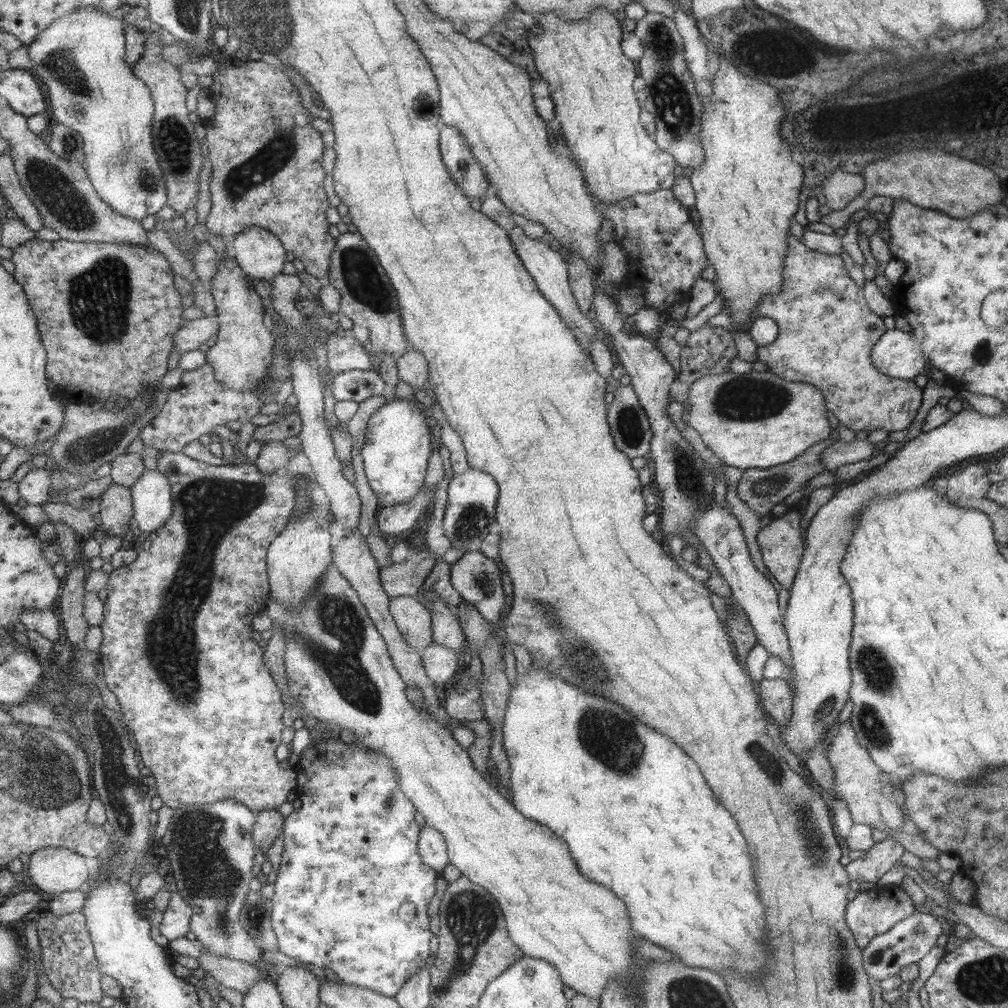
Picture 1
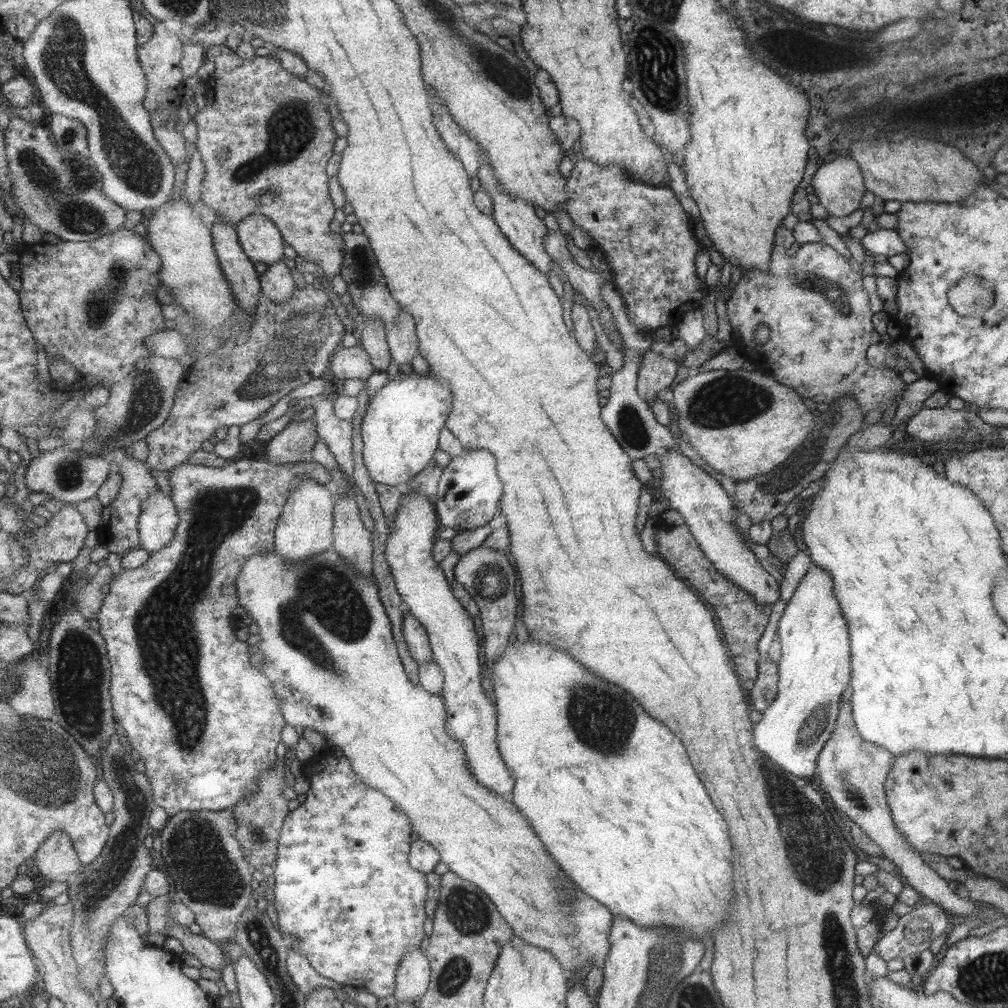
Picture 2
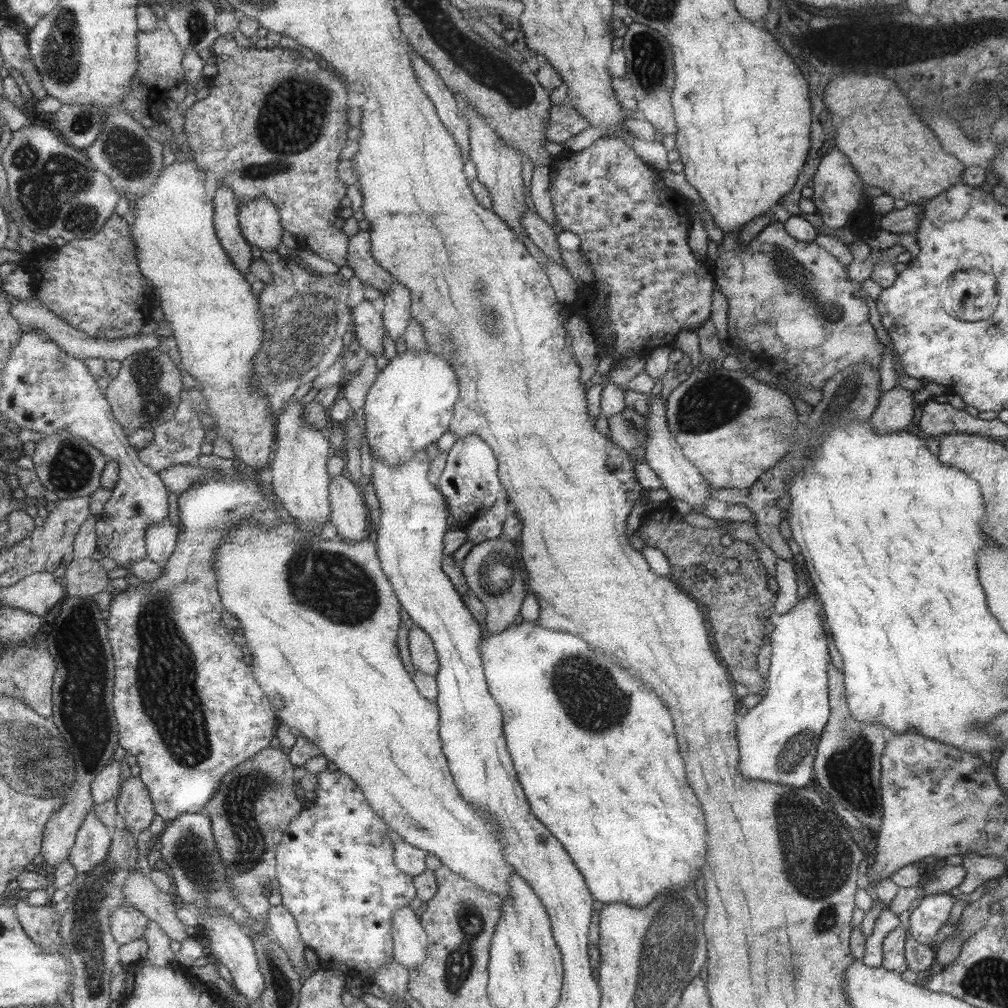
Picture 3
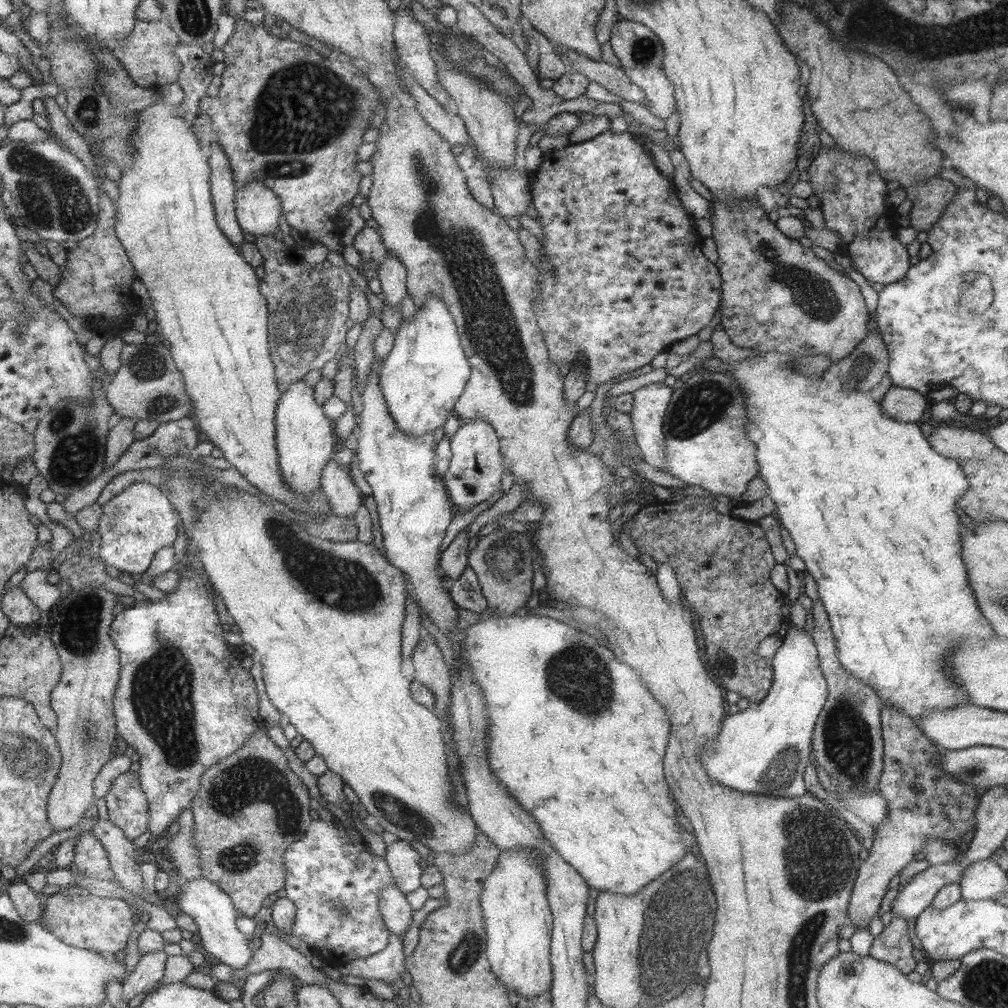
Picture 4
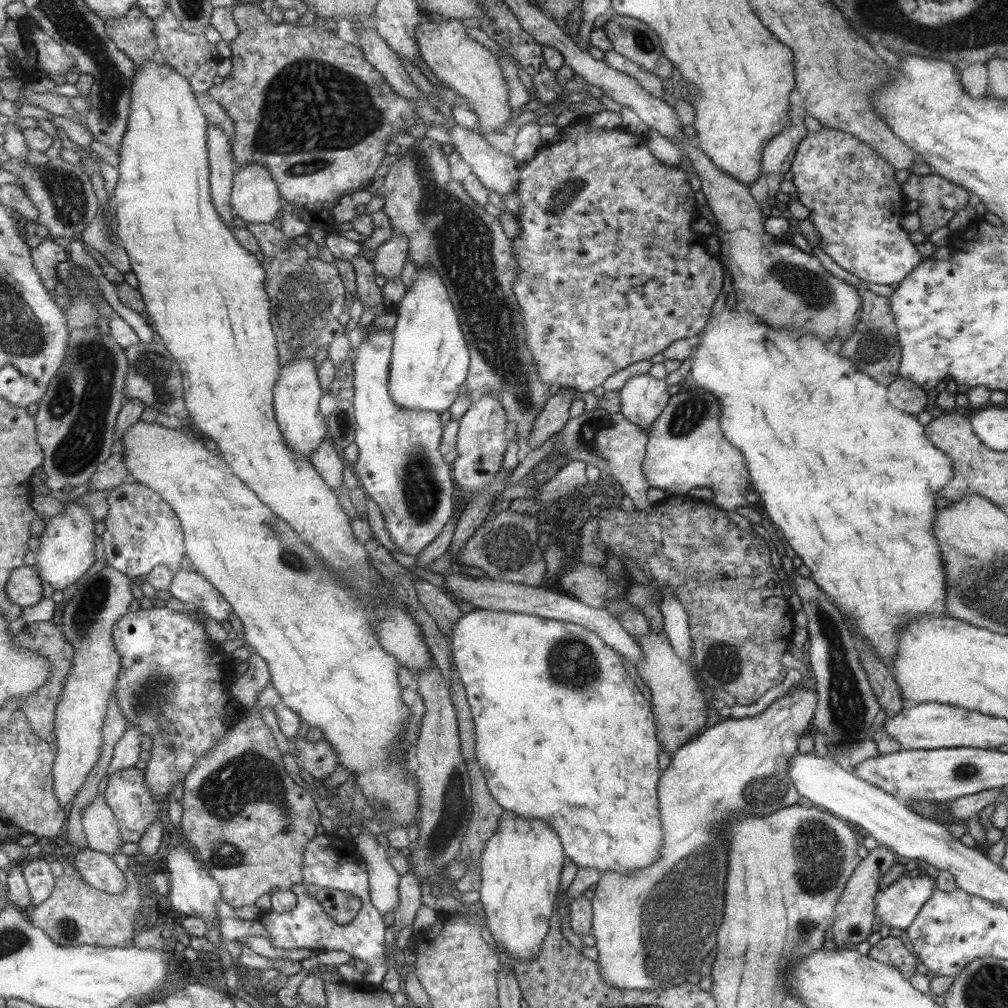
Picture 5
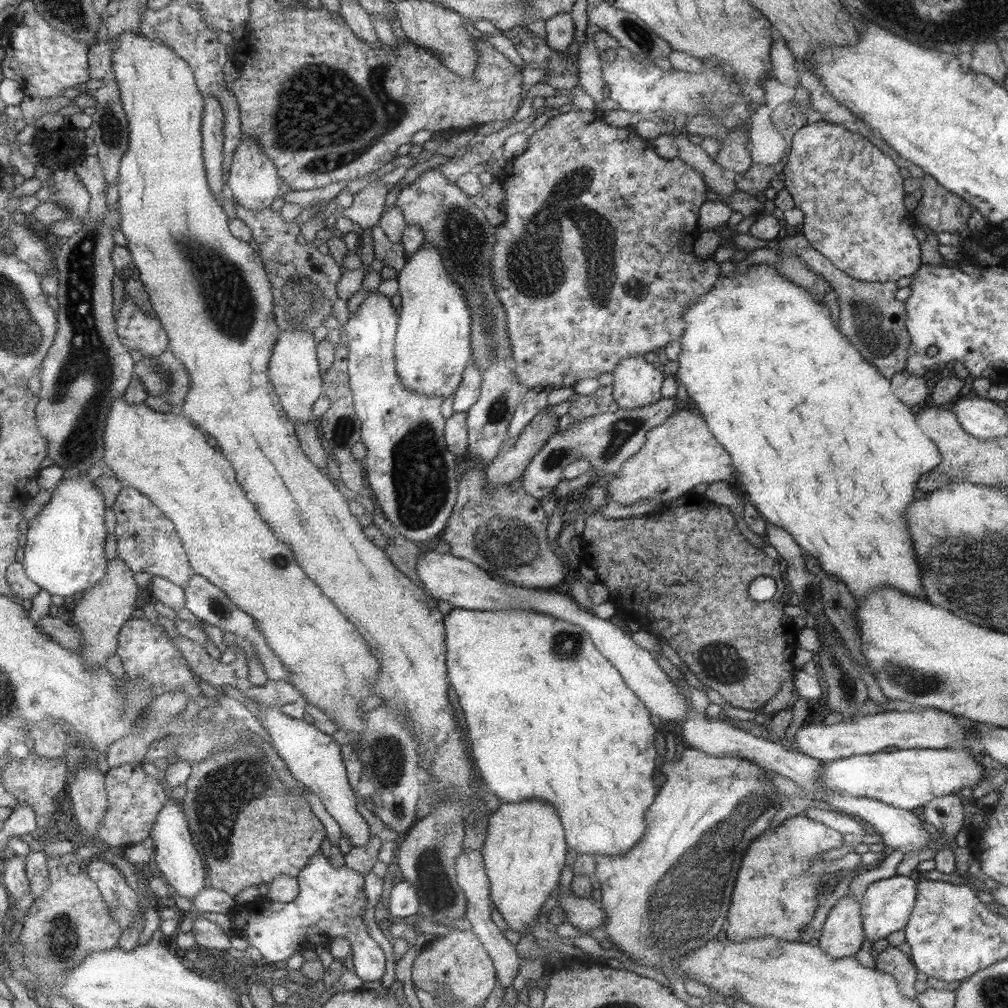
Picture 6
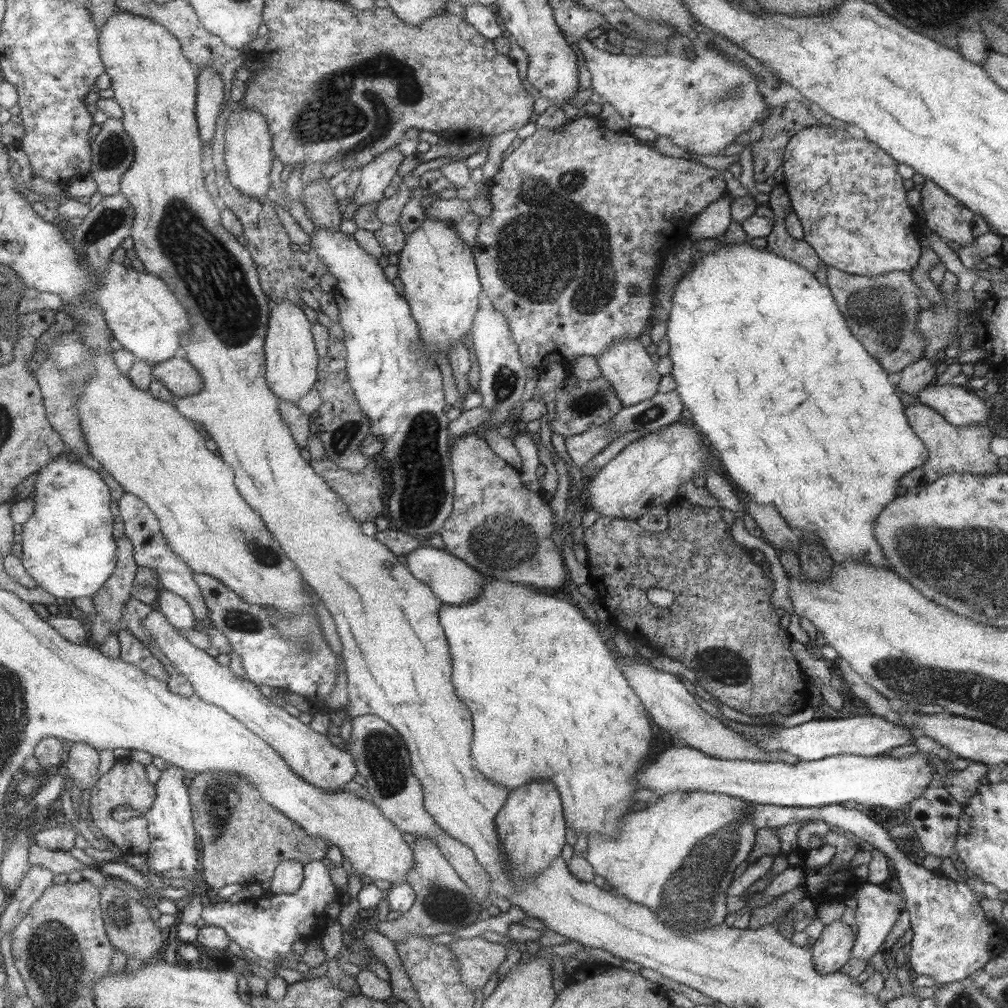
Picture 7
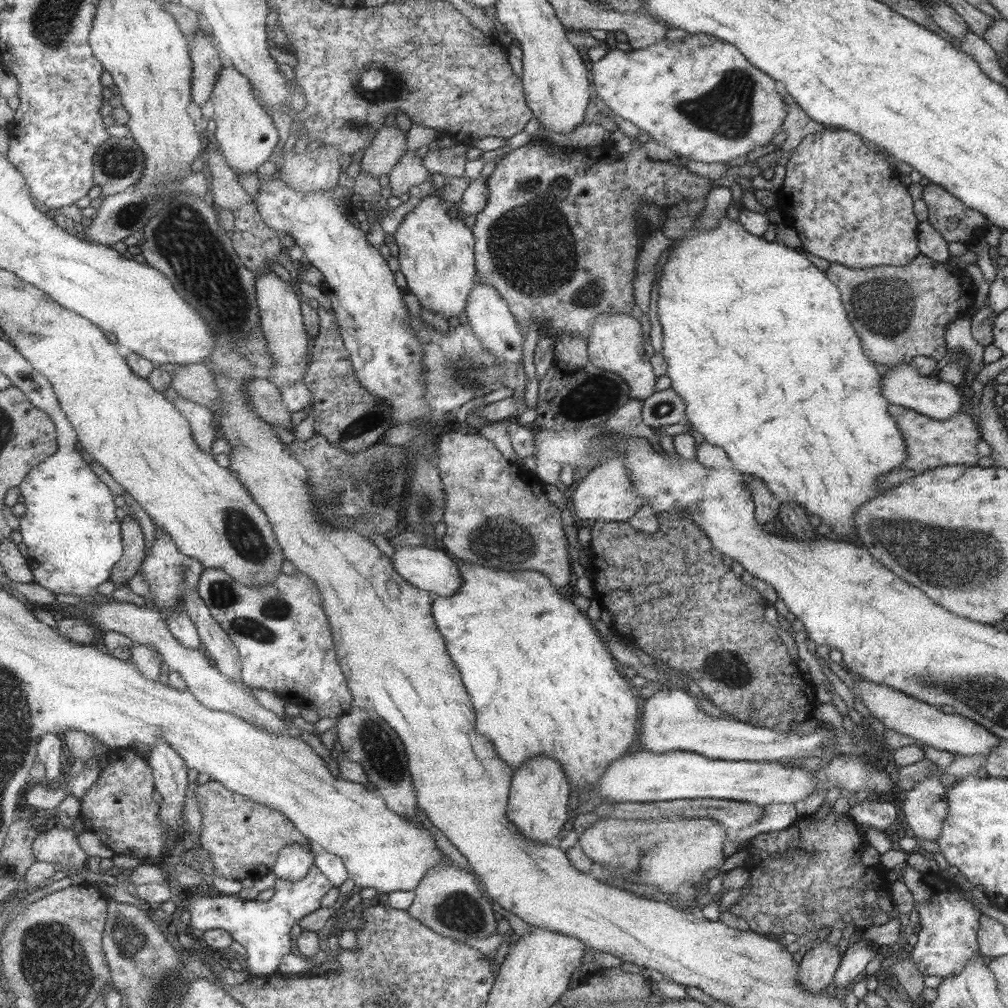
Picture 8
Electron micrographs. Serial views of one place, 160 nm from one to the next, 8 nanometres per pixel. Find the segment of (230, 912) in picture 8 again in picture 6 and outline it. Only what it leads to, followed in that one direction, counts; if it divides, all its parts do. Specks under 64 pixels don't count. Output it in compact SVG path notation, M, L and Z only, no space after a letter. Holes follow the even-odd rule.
M317 851L309 858L308 864L300 870L296 876L298 882L298 895L295 900L289 903L275 903L268 902L263 897L256 898L253 902L245 903L243 906L235 908L227 917L227 921L233 922L233 929L241 936L245 936L247 942L253 948L257 948L259 954L262 956L262 962L279 962L285 960L295 954L299 950L305 950L305 944L311 944L311 948L317 944L328 945L331 938L342 936L347 940L350 946L350 954L348 965L350 969L362 980L362 982L375 982L380 980L385 970L385 958L383 958L383 950L375 941L371 940L371 936L367 934L367 928L363 925L363 910L367 908L367 897L364 891L364 877L362 874L353 872L352 869L345 867L345 865L333 868L329 864L329 860Z

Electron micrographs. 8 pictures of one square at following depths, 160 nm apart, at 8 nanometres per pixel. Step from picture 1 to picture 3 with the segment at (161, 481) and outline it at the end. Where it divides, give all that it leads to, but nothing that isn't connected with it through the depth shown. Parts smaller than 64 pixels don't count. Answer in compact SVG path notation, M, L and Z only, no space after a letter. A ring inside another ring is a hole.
M163 520L151 524L146 534L149 560L165 566L177 549L179 526L175 526L171 520Z

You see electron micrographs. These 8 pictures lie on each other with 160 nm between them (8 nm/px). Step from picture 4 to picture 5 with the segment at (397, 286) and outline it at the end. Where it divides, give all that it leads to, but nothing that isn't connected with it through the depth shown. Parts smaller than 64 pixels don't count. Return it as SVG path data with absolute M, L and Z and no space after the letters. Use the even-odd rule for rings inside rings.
M391 233L389 240L375 250L372 265L377 275L387 280L395 280L401 274L408 251L408 242L402 234Z

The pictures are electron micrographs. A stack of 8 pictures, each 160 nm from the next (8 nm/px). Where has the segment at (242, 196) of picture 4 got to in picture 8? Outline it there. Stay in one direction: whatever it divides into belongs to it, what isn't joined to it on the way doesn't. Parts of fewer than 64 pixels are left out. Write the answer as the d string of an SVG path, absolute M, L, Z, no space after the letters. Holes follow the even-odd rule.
M227 63L217 82L211 99L213 119L217 124L212 137L218 141L226 161L238 176L256 173L257 168L271 156L273 146L277 144L275 126L257 104L258 100L253 98L248 79L240 71Z

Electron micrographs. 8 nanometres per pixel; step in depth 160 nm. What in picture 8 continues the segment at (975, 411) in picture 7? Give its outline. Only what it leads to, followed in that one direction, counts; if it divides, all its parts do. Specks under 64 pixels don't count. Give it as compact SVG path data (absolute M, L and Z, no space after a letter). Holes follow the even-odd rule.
M898 364L889 368L887 375L882 376L881 394L888 399L888 404L908 407L932 419L949 420L961 410L961 394L955 390L955 385L931 380L910 364Z

